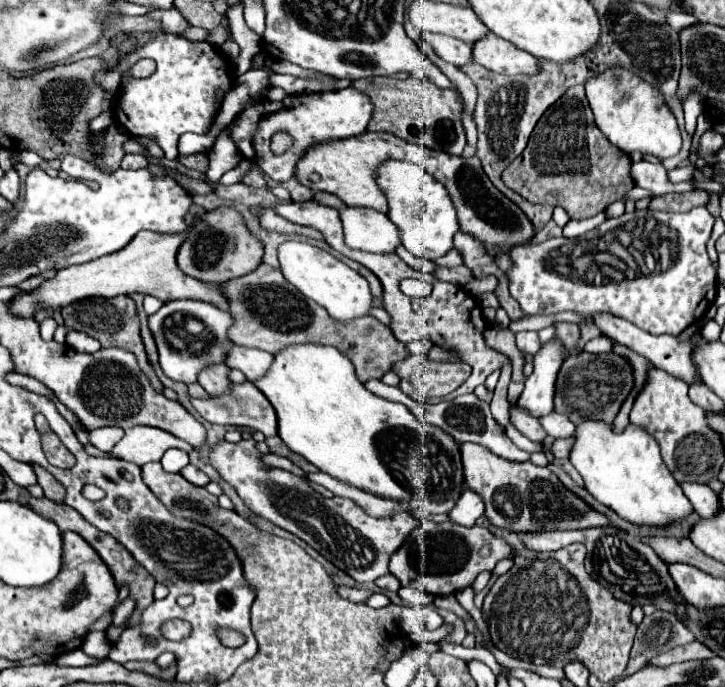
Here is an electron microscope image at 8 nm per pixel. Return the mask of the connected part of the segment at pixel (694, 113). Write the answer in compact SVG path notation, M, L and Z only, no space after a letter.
M689 93L687 101L683 103L683 109L685 109L685 127L693 135L695 133L695 125L697 125L697 117L705 111L701 95L699 93Z

